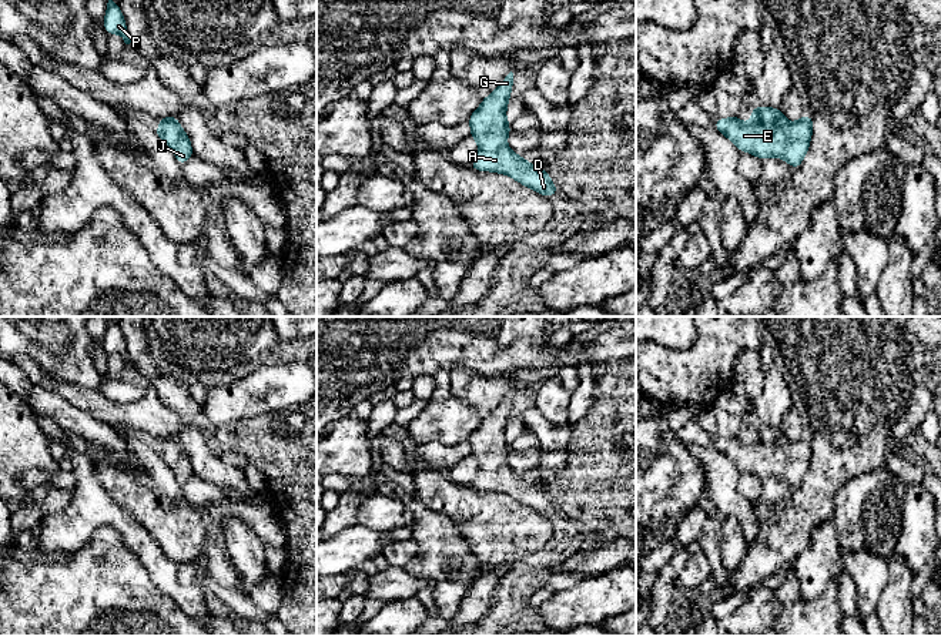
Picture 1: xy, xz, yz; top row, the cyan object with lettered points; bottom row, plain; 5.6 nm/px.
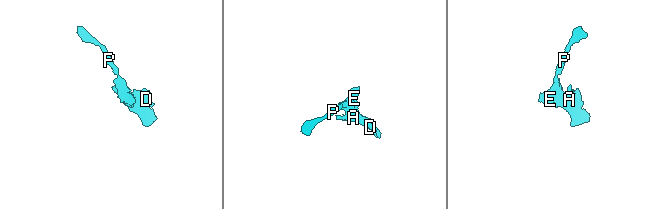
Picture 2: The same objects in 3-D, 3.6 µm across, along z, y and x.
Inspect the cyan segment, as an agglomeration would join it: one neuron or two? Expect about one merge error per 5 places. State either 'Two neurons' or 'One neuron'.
One neuron

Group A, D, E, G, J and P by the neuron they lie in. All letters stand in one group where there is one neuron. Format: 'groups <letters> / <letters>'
groups A D E G J P

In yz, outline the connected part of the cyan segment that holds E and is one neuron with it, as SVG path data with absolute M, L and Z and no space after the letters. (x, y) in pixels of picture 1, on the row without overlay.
M766 425L751 426L750 443L744 443L736 434L719 438L713 445L734 462L741 473L750 471L760 479L778 476L793 489L801 485L813 455L813 435L801 435L798 441L788 442L780 428Z

